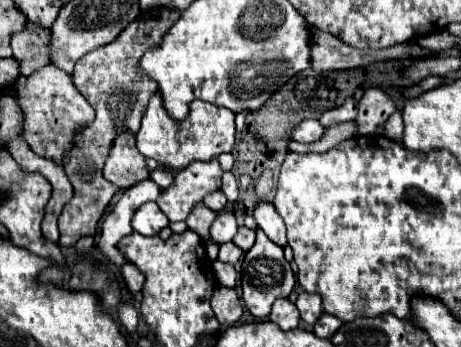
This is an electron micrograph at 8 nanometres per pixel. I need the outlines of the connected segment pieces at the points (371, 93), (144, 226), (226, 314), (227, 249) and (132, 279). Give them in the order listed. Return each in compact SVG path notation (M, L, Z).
M368 88L360 100L356 124L360 134L374 134L376 126L384 124L396 112L396 102L382 88Z
M146 202L132 218L132 228L140 232L142 236L154 236L160 234L162 228L166 228L170 222L166 220L166 214L158 208L156 202Z
M218 286L214 290L214 296L212 296L212 308L214 308L214 314L222 326L232 326L242 316L240 298L238 298L238 292L234 288Z
M226 242L220 244L220 252L218 252L218 260L220 262L228 262L228 264L236 264L242 256L242 250L234 244L234 242Z
M126 262L126 264L122 266L122 276L124 276L126 286L128 286L130 292L136 294L136 292L142 290L142 286L144 286L144 274L142 274L134 264Z

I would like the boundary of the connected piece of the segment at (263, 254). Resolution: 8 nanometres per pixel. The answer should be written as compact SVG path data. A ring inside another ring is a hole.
M258 230L256 234L258 234L256 244L246 252L244 262L242 262L242 292L244 292L242 298L252 316L266 318L270 314L274 300L290 296L290 292L294 290L296 278L290 264L284 258L284 250L276 246L274 242L270 242L262 230Z

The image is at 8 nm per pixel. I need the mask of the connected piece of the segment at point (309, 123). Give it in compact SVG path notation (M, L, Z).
M304 120L290 132L290 140L296 140L296 142L316 142L316 140L322 138L324 132L326 132L326 128L318 120Z

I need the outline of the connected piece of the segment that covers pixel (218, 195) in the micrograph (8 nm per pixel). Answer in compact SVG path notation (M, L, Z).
M217 190L207 194L203 199L203 203L211 210L219 212L226 207L227 198L221 190Z

